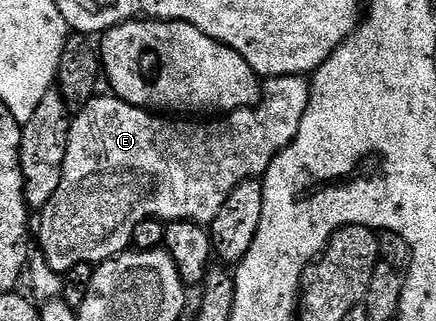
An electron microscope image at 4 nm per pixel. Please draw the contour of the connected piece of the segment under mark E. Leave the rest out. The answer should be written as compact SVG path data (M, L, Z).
M303 75L274 77L263 84L260 100L254 106L207 121L165 117L130 105L111 93L97 94L73 114L62 181L54 197L39 212L39 254L50 269L63 273L74 269L74 265L99 265L105 259L124 254L132 247L138 221L185 219L201 225L212 224L214 217L218 217L218 209L226 205L226 197L242 181L263 177L276 154L292 146L311 92L309 80Z

